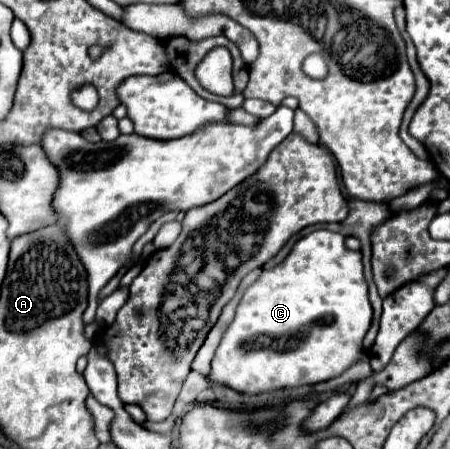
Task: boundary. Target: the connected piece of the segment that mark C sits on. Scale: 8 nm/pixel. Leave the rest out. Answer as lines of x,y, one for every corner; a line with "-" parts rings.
314,231
306,237
302,237
292,251
288,253
288,257
272,267
272,269
264,269
262,275
244,291
244,297
236,309
236,317
232,321
232,325
226,329
220,347
216,349
216,355
212,359
212,371
210,371
210,379
222,385
228,385
236,391
244,391
244,393
262,393
262,391
272,391
272,389
282,389
282,387
298,387
298,385
314,385
320,381
328,381
332,377
338,377
344,369
348,369
350,365
354,365
360,357
362,357
362,339
370,327
372,321
372,307
368,301
368,285
364,281
362,275
362,253
360,251
350,251
344,245
344,235
340,233
332,233
332,231

